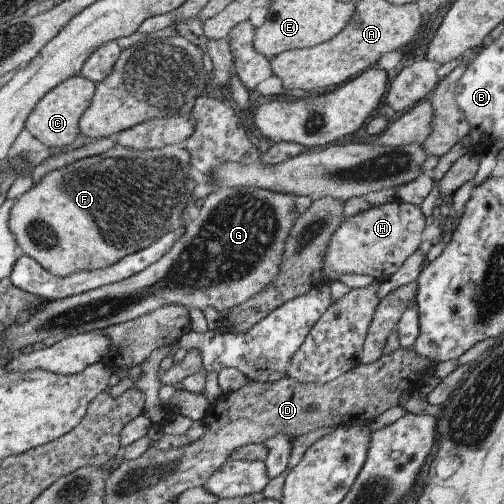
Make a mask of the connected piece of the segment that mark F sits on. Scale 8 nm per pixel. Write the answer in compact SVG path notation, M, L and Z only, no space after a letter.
M117 144L106 152L98 154L98 156L76 160L76 162L72 162L68 166L48 172L38 184L34 183L32 188L21 194L18 197L18 201L12 204L12 208L10 208L10 222L8 224L11 226L12 234L15 234L19 252L26 256L31 256L44 270L56 276L64 277L80 271L90 272L108 268L108 266L120 262L125 256L148 248L148 246L168 233L169 230L174 230L174 227L178 226L182 220L182 214L186 206L188 206L194 187L197 185L196 181L188 174L187 168L189 165L190 152L186 148L182 148L181 144L143 151L122 147Z

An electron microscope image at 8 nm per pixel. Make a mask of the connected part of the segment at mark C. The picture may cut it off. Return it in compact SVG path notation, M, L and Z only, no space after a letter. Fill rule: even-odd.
M81 74L67 78L40 98L40 102L29 114L25 127L34 138L38 138L47 148L72 146L72 142L76 140L76 136L80 132L78 128L79 120L90 106L95 90L95 83L88 78L84 78Z

